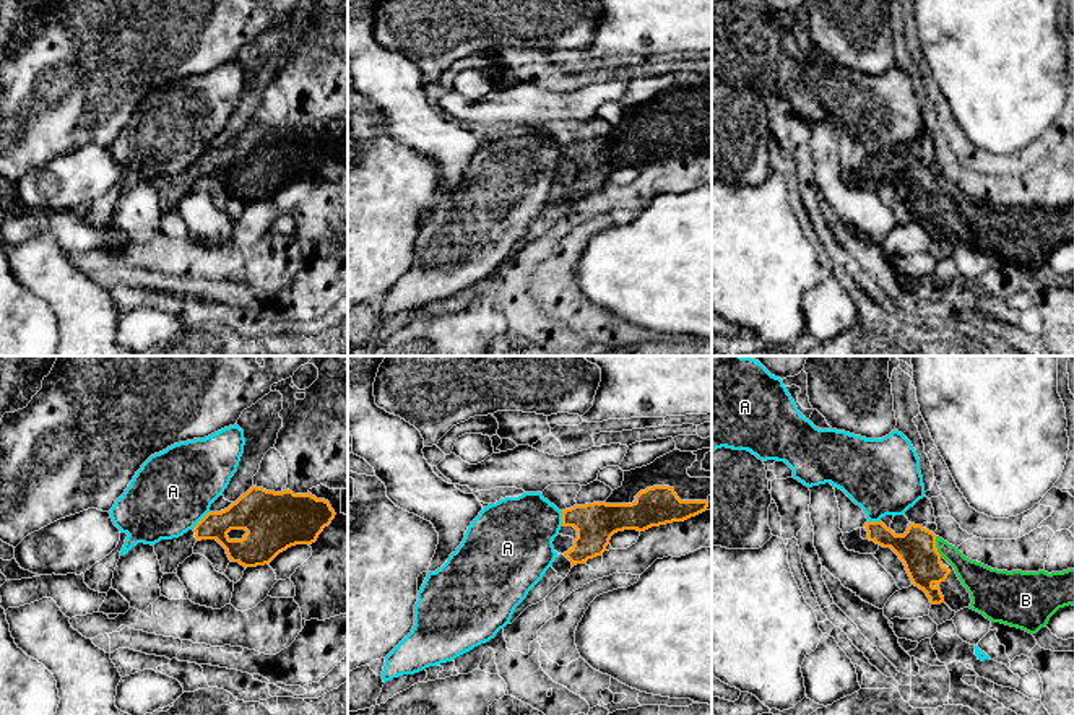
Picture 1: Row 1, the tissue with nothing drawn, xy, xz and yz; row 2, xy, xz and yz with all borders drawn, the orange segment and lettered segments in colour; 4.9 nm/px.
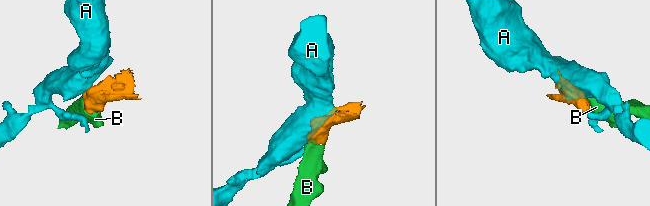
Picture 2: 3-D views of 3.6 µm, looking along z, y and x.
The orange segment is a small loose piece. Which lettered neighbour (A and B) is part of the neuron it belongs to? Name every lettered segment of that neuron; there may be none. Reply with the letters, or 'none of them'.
B

